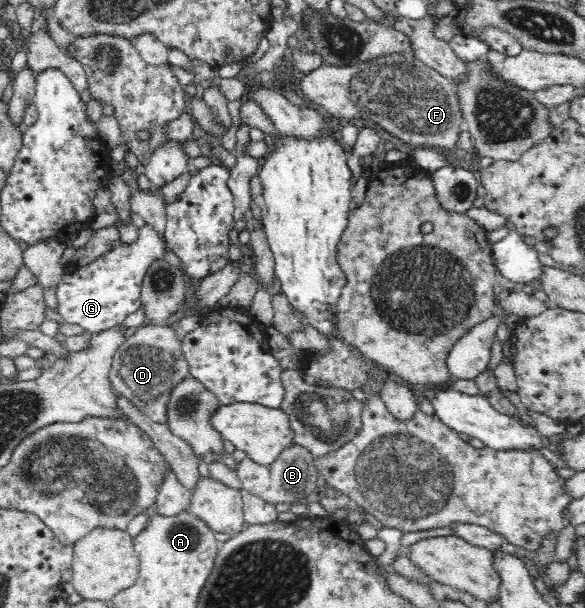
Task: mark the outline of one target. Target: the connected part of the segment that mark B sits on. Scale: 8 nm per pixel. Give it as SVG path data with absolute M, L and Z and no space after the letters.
M294 443L291 448L287 448L285 453L281 454L281 457L272 466L257 465L247 457L240 462L236 472L242 482L242 488L258 496L261 500L274 505L281 504L281 502L296 504L301 498L308 498L309 494L319 490L315 483L319 474L314 460L309 450Z

